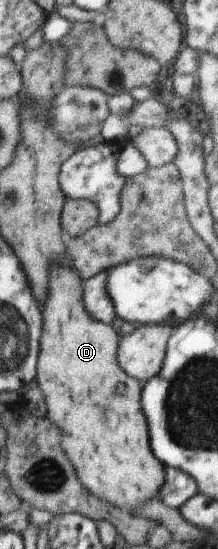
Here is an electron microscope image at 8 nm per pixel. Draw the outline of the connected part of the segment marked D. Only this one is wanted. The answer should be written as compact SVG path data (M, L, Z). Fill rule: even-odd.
M52 264L50 268L50 288L48 288L48 298L44 302L44 308L42 308L42 340L40 340L40 356L38 356L38 388L44 392L44 400L48 404L48 418L60 428L62 432L62 448L66 452L66 456L70 458L70 462L76 466L76 472L78 472L78 478L82 482L82 486L86 490L90 490L94 496L102 498L106 502L113 504L115 507L126 509L129 512L135 512L136 508L150 496L154 496L160 486L165 481L165 466L162 466L163 462L156 460L156 456L152 454L150 450L150 442L148 442L148 428L146 428L146 420L144 420L144 414L142 414L142 408L140 408L140 382L138 380L130 380L128 374L124 374L124 370L120 370L118 362L116 362L116 350L118 350L118 332L114 330L114 326L110 324L102 324L98 320L94 320L88 310L84 308L84 302L82 302L82 278L78 272L74 272L70 266L64 266L64 264Z

